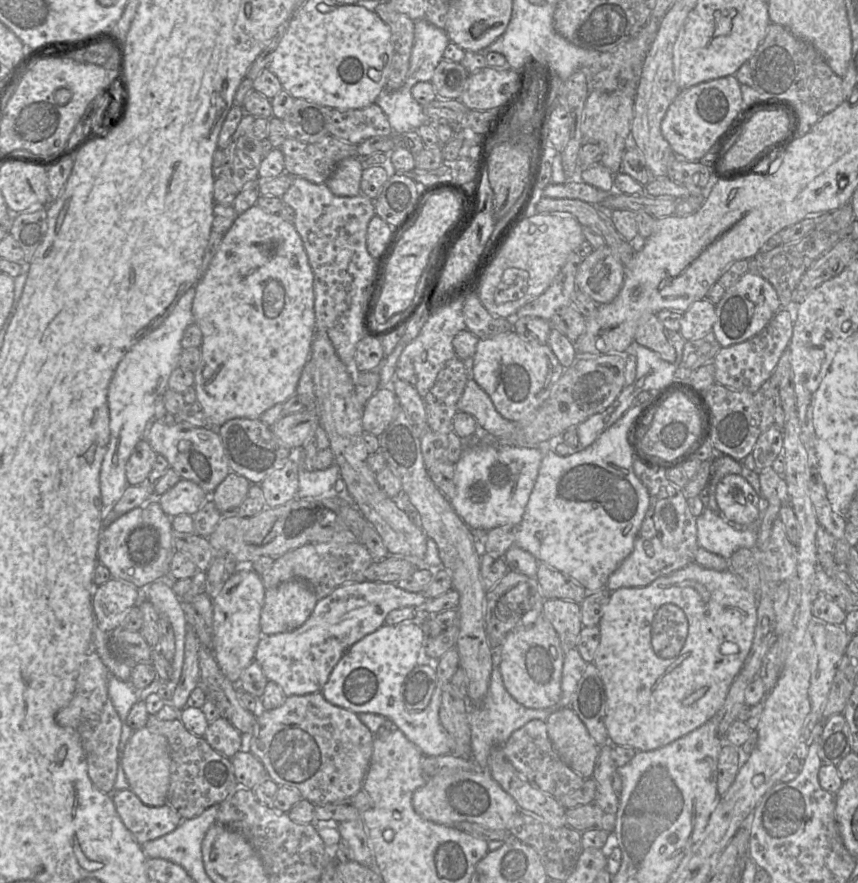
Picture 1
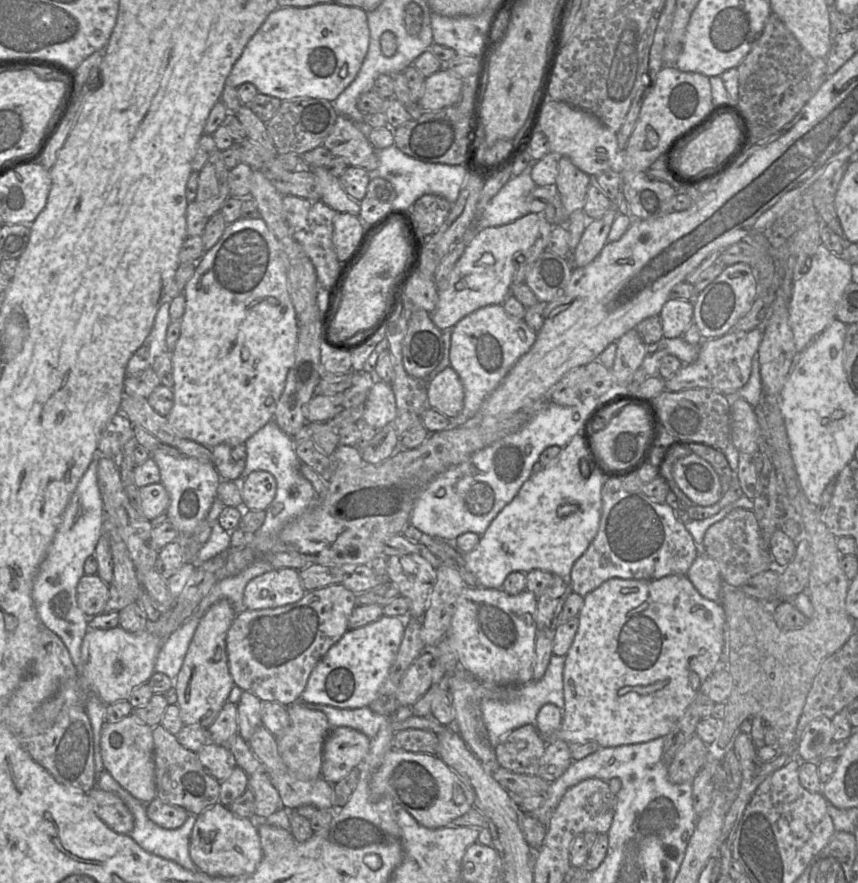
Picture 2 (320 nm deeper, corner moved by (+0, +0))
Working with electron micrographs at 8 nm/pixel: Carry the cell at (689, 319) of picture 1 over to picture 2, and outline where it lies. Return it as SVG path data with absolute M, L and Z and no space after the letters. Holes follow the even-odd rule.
M669 298L659 315L665 337L682 337L686 329L694 322L694 302Z

